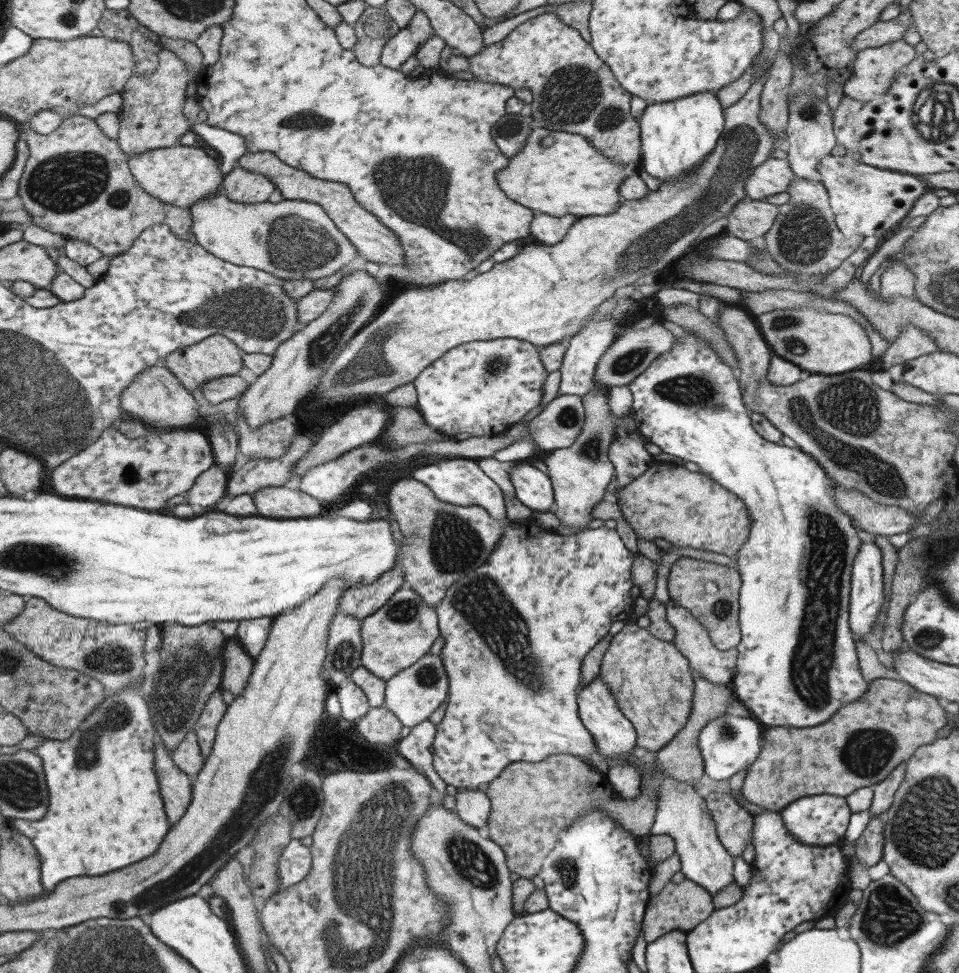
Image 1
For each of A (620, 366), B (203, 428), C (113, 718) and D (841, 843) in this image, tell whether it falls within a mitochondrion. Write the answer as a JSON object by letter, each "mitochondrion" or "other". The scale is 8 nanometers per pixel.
{"A":"mitochondrion","B":"other","C":"mitochondrion","D":"other"}

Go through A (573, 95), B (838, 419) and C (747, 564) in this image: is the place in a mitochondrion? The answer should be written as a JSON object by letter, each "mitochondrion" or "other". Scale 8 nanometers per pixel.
{"A":"mitochondrion","B":"mitochondrion","C":"other"}

